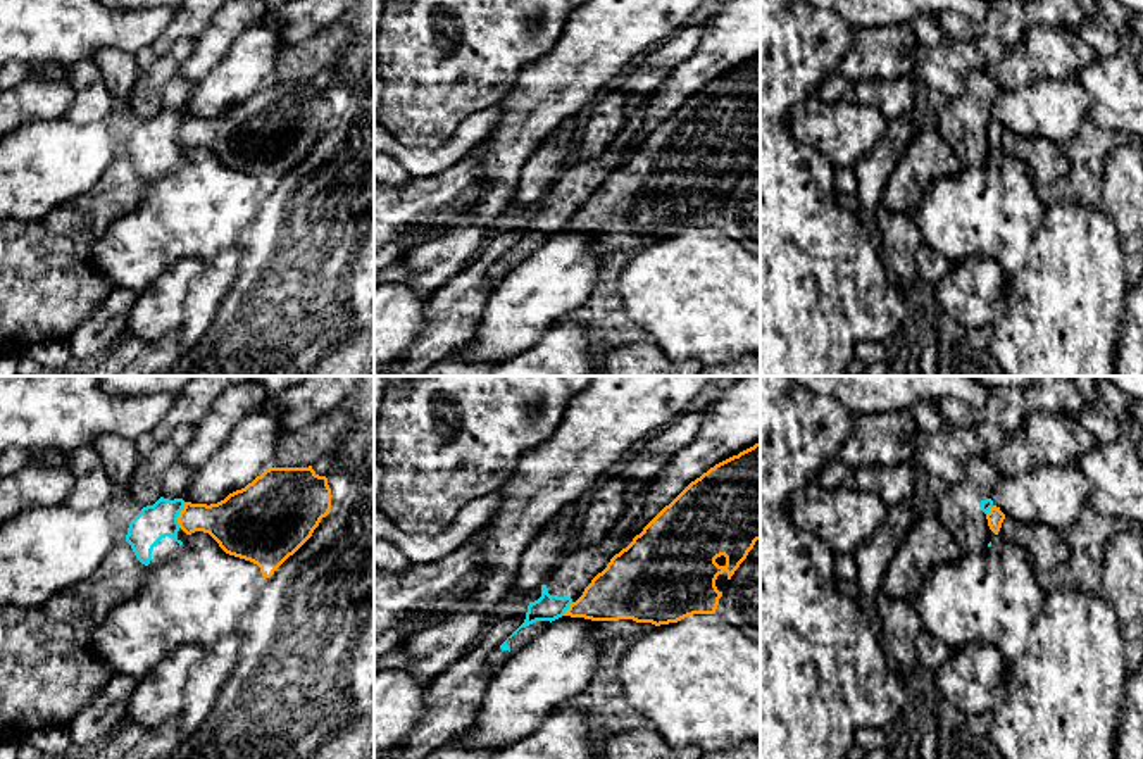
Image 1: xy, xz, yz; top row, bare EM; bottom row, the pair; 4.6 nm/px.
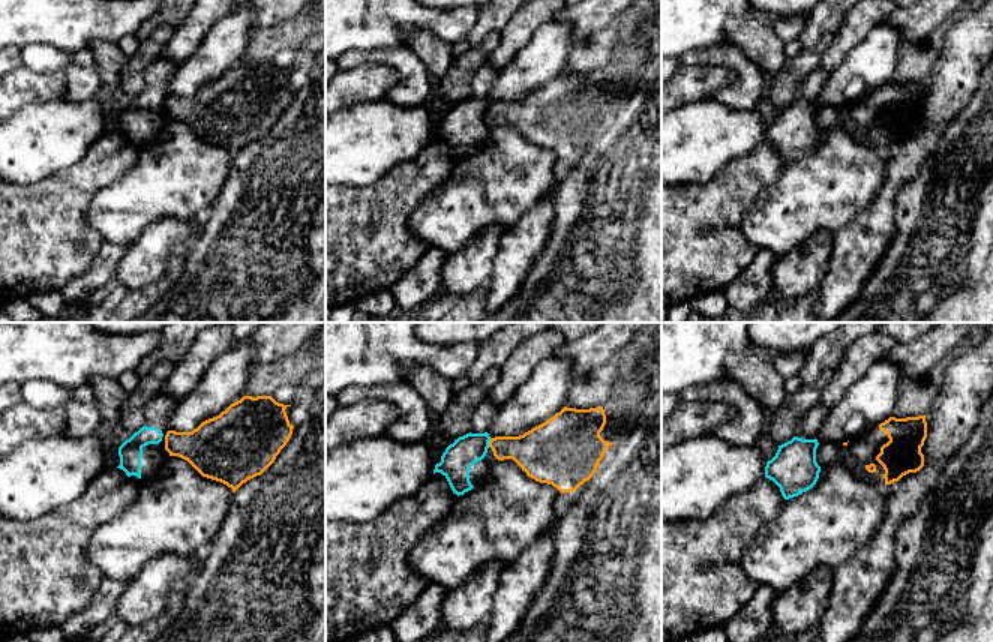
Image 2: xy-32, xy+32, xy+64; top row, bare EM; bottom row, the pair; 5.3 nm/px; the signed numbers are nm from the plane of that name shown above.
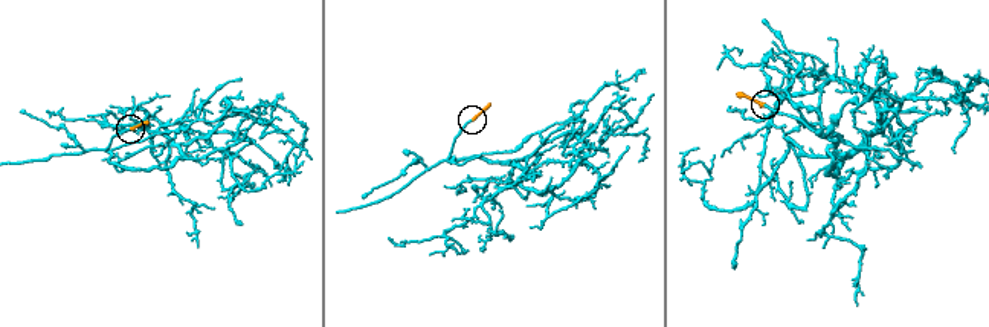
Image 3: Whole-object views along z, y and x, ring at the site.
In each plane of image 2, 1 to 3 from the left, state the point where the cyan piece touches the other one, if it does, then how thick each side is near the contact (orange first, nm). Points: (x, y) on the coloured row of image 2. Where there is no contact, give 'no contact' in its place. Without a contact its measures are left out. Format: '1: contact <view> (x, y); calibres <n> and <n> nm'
1: no contact
2: contact xy+32 (489, 443); calibres 220 and 160 nm
3: no contact

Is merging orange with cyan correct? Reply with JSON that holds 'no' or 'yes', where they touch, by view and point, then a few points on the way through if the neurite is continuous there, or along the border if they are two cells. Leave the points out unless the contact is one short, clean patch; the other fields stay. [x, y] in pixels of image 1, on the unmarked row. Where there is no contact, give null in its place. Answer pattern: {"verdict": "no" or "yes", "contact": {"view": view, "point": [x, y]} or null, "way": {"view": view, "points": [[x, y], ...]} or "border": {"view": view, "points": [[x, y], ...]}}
{"verdict": "no", "contact": {"view": "xy", "point": [180, 128]}, "border": {"view": "xy", "points": [[187, 116], [178, 130], [178, 140]]}}

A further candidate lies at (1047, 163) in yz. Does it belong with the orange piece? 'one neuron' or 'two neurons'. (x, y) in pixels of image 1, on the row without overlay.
one neuron

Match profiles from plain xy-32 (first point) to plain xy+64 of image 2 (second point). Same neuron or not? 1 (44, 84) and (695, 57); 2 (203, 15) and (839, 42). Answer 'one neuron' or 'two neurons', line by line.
1: two neurons
2: one neuron

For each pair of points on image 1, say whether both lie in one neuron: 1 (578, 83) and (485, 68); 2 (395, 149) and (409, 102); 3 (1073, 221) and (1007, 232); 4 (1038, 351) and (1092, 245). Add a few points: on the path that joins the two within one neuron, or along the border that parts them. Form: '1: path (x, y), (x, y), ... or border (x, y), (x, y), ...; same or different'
1: border (552, 50), (526, 64), (516, 85), (500, 100); different
2: border (392, 135), (405, 145), (437, 149); different
3: border (1045, 204), (1026, 264); different
4: path (1057, 325), (1074, 288), (1076, 271); same

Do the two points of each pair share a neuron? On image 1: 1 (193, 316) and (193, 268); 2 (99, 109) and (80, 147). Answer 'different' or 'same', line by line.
1: different
2: different

